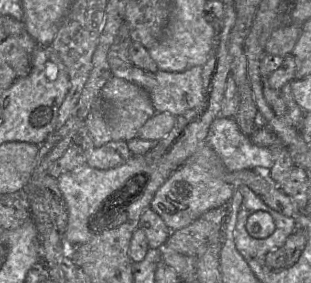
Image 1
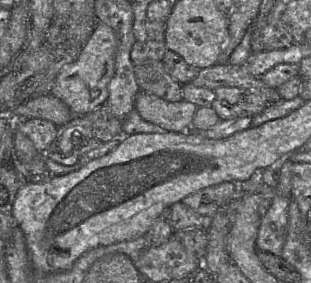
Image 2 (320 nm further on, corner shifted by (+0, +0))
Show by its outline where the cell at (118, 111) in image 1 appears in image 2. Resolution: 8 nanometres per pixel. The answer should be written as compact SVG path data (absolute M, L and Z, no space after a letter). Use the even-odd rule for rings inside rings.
M140 91L135 97L134 109L145 121L155 124L163 130L182 132L191 128L198 107L185 100L168 102Z

